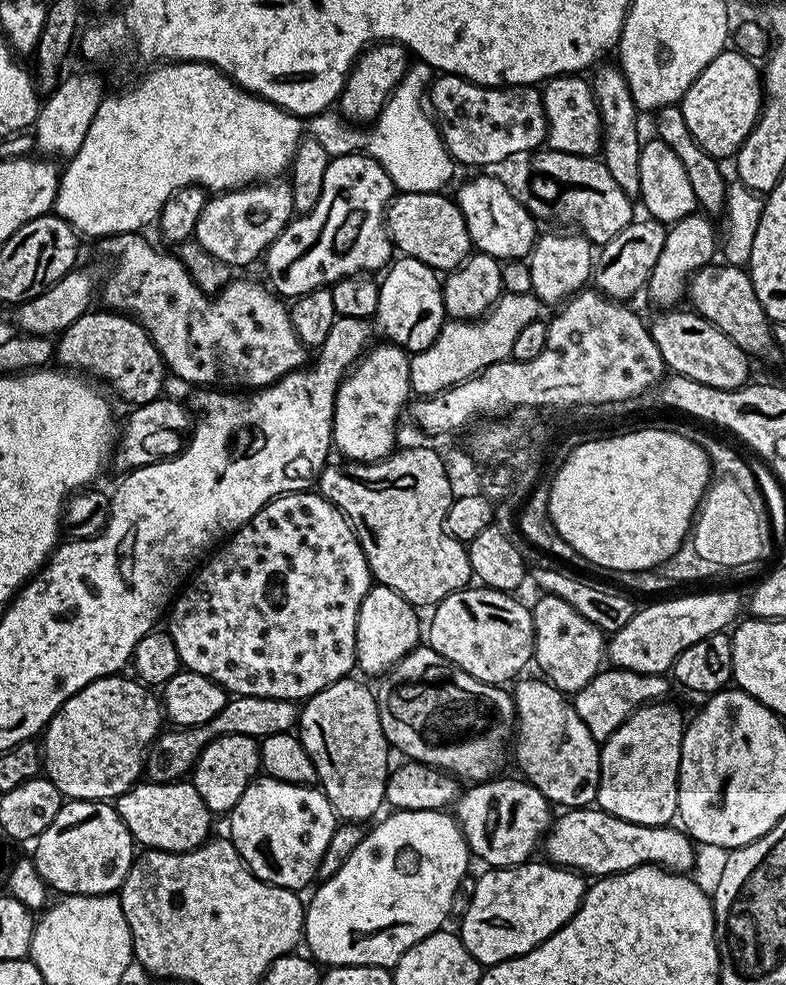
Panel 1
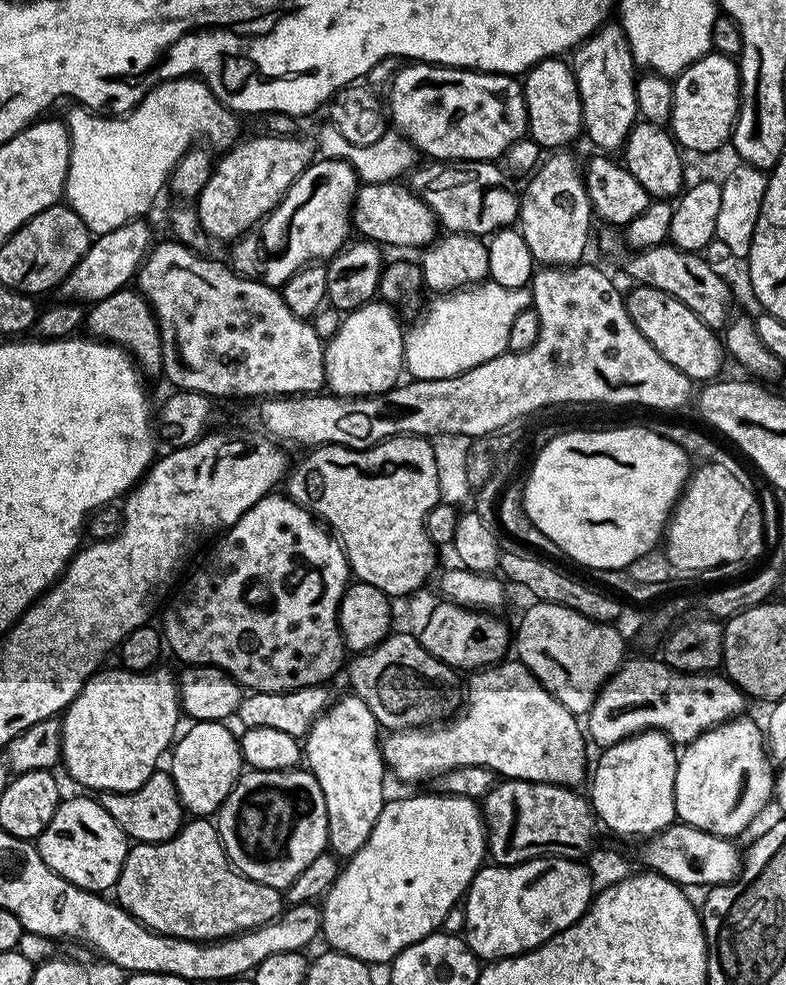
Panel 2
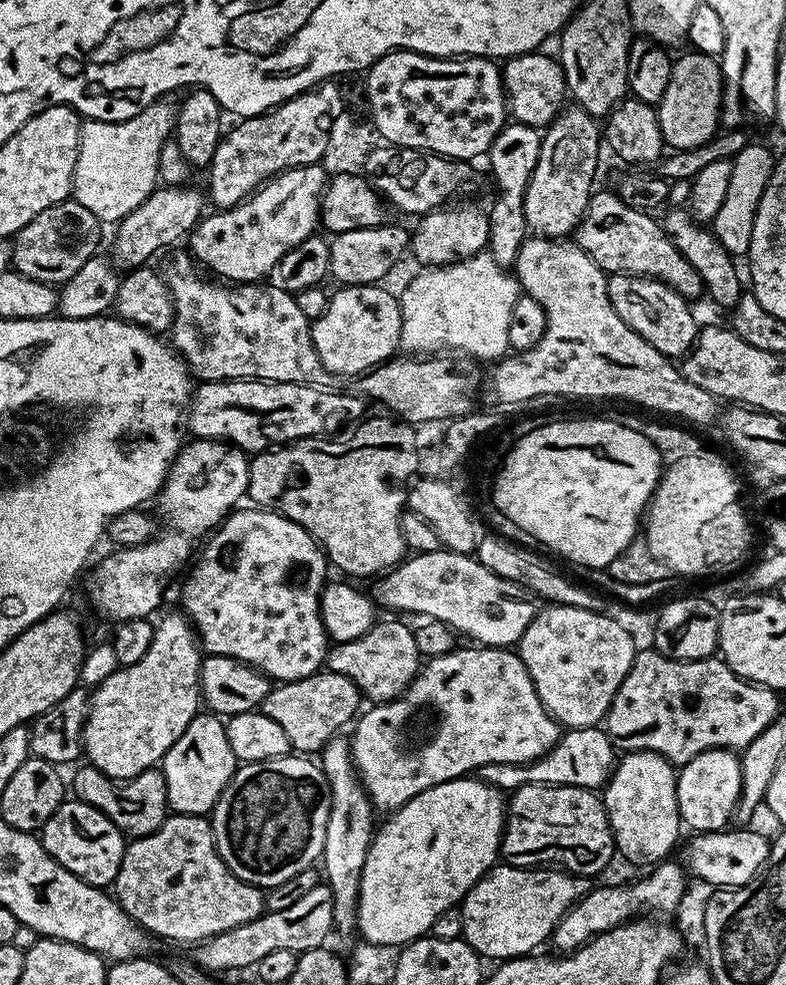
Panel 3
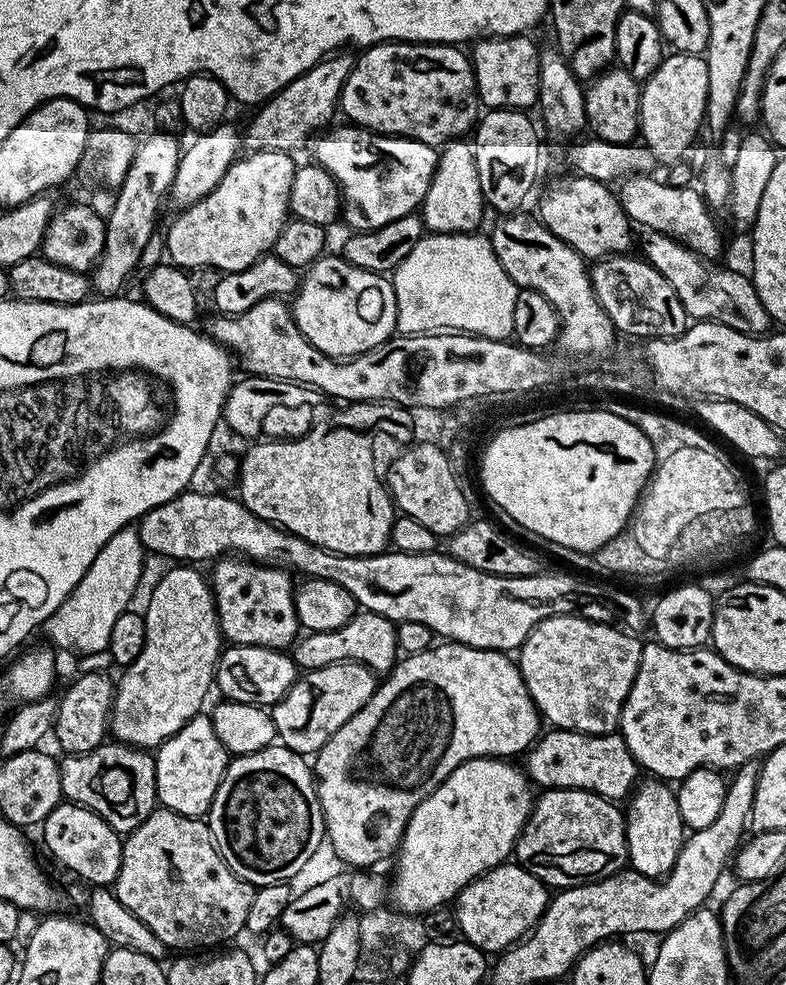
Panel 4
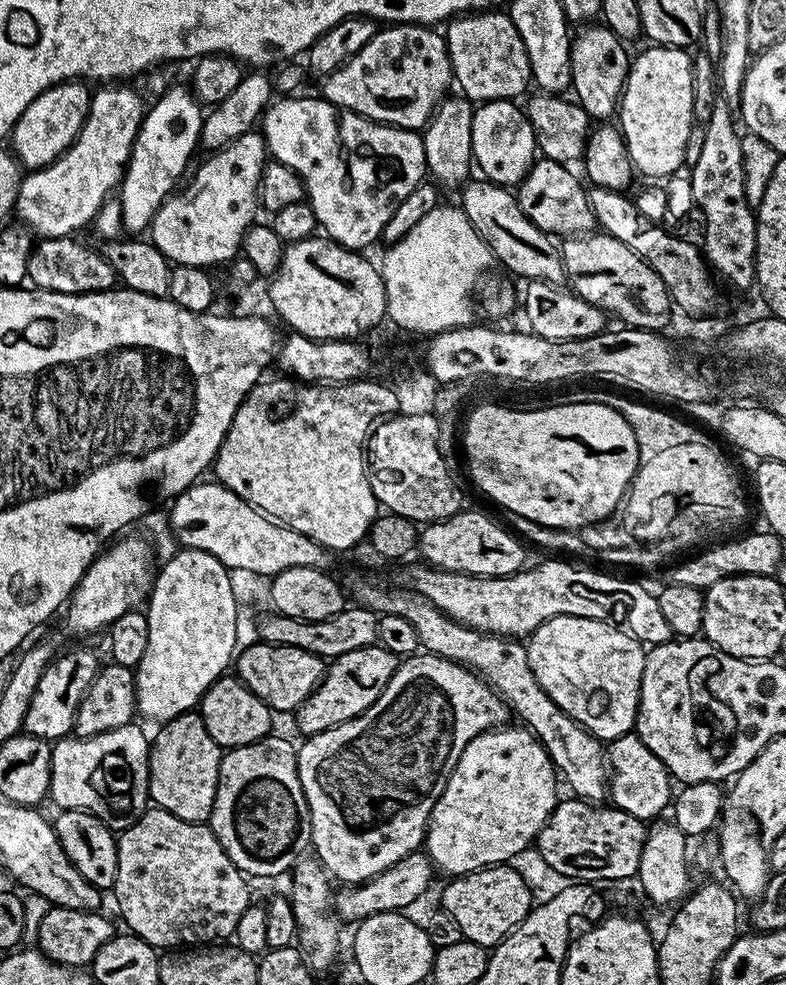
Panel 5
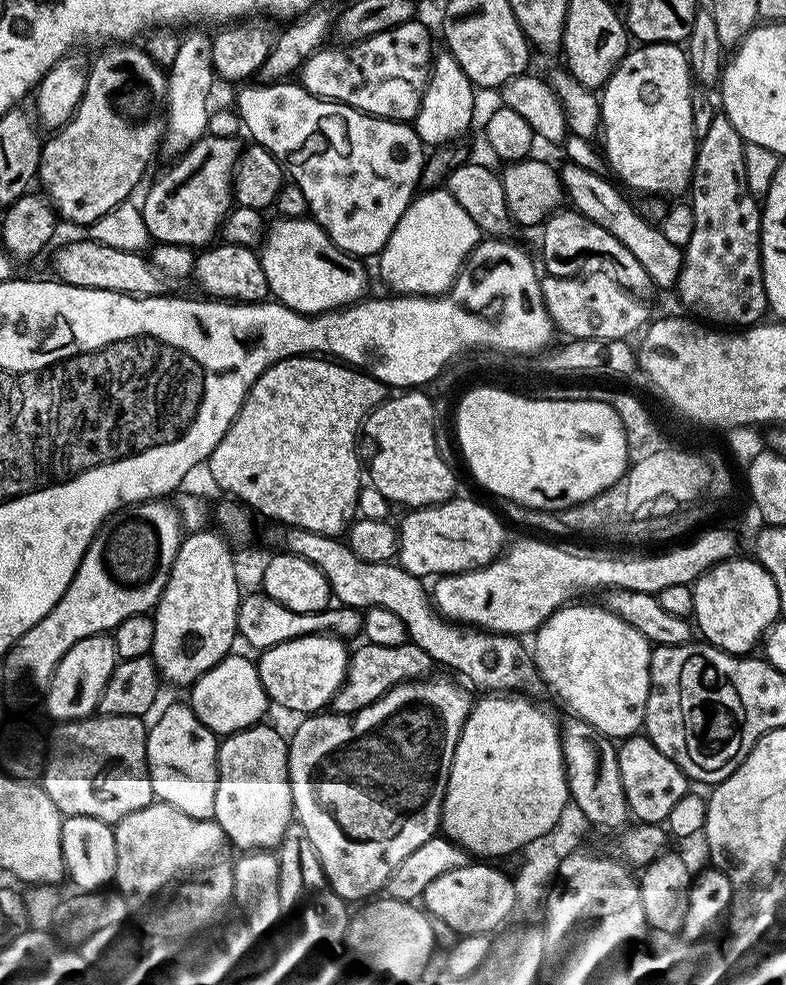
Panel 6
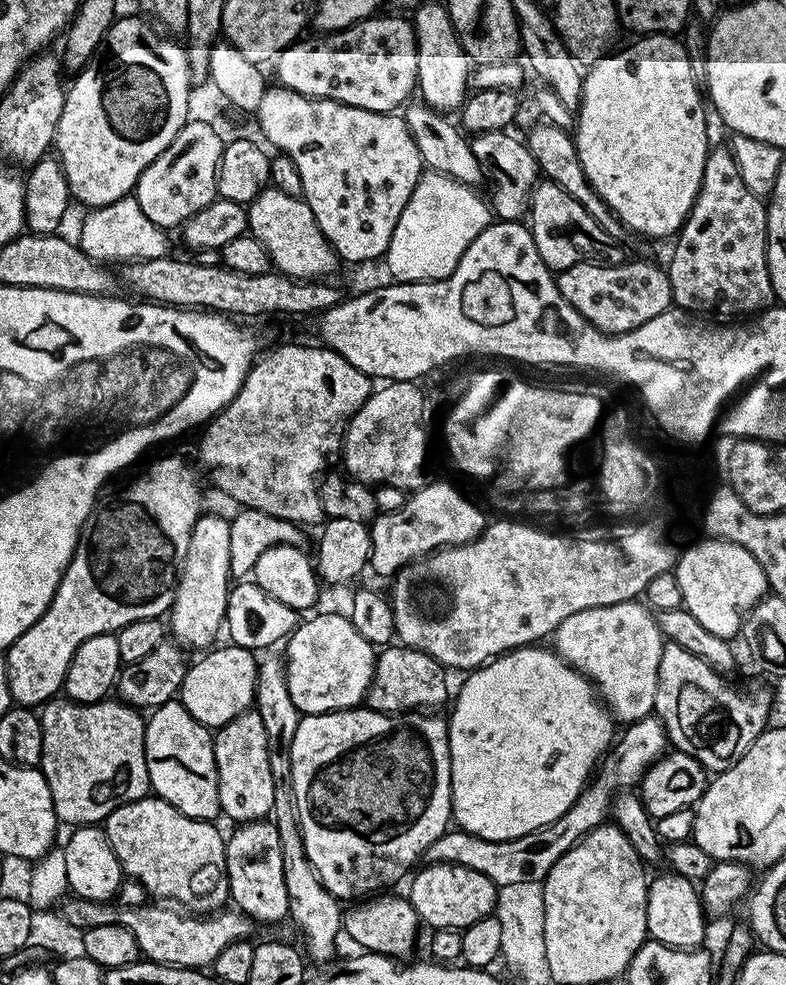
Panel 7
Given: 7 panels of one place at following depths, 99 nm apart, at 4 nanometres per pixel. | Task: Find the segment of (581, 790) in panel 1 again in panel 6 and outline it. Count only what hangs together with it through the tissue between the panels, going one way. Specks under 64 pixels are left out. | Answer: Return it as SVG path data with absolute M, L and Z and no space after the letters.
M421 678L419 680L406 680L396 684L382 698L378 698L370 706L366 706L361 712L352 714L312 714L296 728L296 733L290 736L288 746L288 777L292 783L292 806L295 819L306 828L310 836L313 848L317 852L321 866L325 870L325 876L332 888L347 902L360 900L367 901L375 897L387 885L388 879L394 874L402 861L422 842L437 835L442 824L442 813L444 811L444 791L448 785L450 766L454 758L454 750L458 746L458 738L462 734L468 715L472 712L474 696L471 696L464 688L459 688L452 680L432 680L433 678Z

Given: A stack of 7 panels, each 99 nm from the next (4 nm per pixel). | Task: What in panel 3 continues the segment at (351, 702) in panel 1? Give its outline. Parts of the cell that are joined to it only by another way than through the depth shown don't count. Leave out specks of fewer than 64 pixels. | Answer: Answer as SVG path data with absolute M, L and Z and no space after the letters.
M342 736L332 737L320 754L320 765L329 789L329 811L326 842L323 844L321 865L324 864L325 881L331 890L332 923L335 933L346 938L357 931L357 898L360 896L362 870L372 842L376 821L374 806L355 774L349 741Z

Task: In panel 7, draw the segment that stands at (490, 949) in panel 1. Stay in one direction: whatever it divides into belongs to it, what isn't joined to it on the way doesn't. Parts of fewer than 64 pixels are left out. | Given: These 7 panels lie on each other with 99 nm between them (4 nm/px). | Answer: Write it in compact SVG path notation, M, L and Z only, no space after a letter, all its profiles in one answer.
M428 864L418 872L411 877L410 901L419 919L425 925L429 924L429 929L463 930L474 922L493 915L497 887L490 882L490 878L486 878L486 874L478 874L478 870L466 870L466 866L453 864Z

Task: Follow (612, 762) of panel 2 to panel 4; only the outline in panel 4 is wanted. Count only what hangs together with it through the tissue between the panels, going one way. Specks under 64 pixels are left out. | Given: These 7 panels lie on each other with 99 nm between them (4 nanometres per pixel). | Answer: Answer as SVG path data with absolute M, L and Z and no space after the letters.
M648 778L648 781L643 784L644 781L633 791L627 801L628 806L626 804L627 863L633 872L663 878L667 876L678 858L680 848L686 839L686 825L678 810L676 793L665 781L659 778Z

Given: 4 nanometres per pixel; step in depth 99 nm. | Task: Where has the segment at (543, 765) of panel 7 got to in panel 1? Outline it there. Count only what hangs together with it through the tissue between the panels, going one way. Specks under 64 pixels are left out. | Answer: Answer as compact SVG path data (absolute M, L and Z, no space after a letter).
M434 810L393 811L388 815L392 816L386 817L373 832L371 829L365 835L364 841L354 850L354 854L350 854L350 858L346 858L346 862L342 862L340 869L329 880L325 880L319 885L320 889L313 894L312 901L310 899L307 901L302 940L305 945L308 943L309 950L307 949L307 951L310 953L311 959L319 962L321 965L376 964L379 968L391 969L402 958L402 954L406 950L410 950L410 946L422 942L422 938L441 931L445 927L444 919L449 919L454 894L460 889L462 881L469 875L468 860L470 861L470 853L468 844L464 840L463 831L457 824L455 816L444 810L438 812Z

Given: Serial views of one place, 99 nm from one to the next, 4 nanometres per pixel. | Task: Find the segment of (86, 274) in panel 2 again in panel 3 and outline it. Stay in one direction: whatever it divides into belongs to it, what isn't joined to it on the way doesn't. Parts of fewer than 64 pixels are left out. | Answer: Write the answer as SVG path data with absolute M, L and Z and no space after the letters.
M157 187L156 191L146 198L146 202L142 202L142 206L126 214L124 219L115 225L116 237L112 240L111 255L117 265L128 270L147 265L151 261L148 259L155 252L178 243L183 236L185 239L191 233L205 215L206 196L201 189L199 192L196 188L188 187Z

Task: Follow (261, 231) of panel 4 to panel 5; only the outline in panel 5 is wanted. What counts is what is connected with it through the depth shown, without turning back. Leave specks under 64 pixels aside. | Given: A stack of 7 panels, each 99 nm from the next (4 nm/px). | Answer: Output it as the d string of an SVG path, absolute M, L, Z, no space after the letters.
M256 130L247 132L238 139L230 141L225 148L215 149L209 156L212 157L202 161L196 173L195 171L191 173L192 181L188 185L185 183L179 191L169 196L152 219L150 243L176 266L188 264L192 268L207 269L208 264L227 265L237 259L244 242L244 235L257 219L260 175L264 172L264 165L270 156L263 135Z

